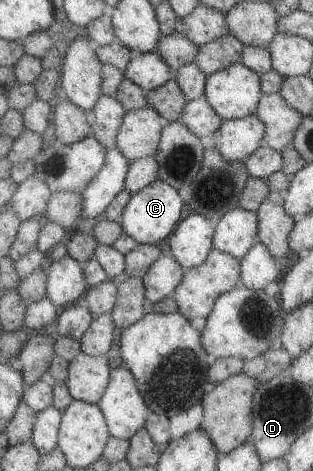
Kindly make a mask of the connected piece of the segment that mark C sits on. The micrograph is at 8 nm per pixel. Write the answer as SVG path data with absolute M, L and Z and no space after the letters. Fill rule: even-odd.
M156 179L131 195L116 222L120 225L122 232L134 239L137 244L155 245L155 243L160 243L166 239L167 235L172 234L174 227L178 224L178 219L180 219L180 211L183 205L184 202L174 187Z

